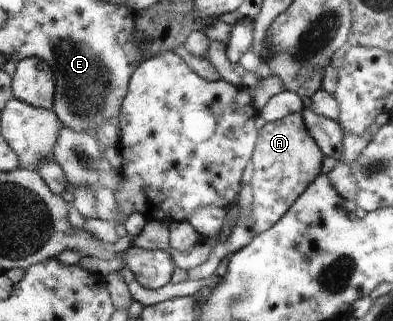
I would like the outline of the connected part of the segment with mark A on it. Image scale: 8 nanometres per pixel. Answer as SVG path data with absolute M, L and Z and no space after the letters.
M291 114L275 123L266 123L258 131L256 146L252 153L253 175L252 220L256 234L267 231L286 214L299 195L321 174L324 153L309 135L301 114Z

